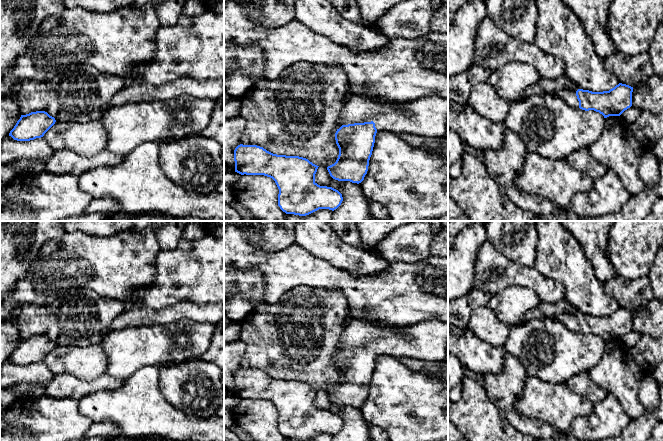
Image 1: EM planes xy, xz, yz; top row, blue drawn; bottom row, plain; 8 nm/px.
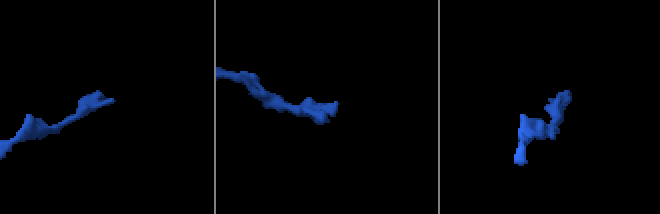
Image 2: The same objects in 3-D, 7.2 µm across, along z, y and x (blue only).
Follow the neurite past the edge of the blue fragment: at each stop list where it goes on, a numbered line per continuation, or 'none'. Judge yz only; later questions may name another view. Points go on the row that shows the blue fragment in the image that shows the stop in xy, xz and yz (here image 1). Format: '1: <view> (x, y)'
1: yz (569, 96)

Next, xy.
none

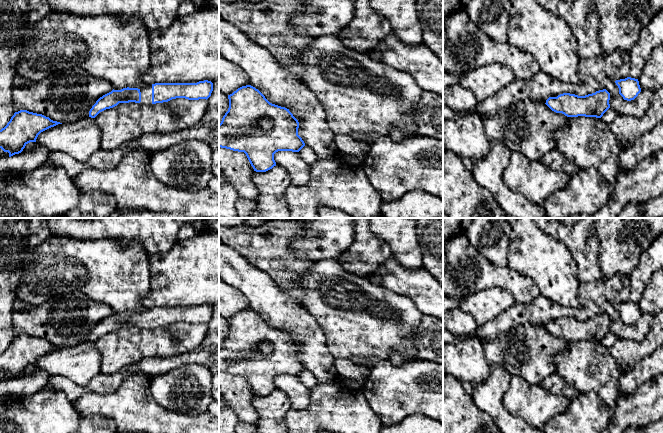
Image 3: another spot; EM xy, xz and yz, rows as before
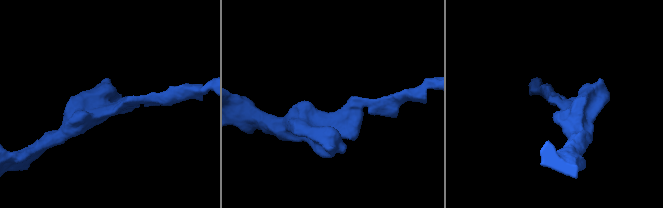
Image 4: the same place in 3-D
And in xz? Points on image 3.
none

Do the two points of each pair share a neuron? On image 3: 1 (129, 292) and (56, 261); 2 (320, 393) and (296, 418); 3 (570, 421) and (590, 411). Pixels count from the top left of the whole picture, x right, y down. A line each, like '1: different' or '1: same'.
1: same
2: same
3: same

